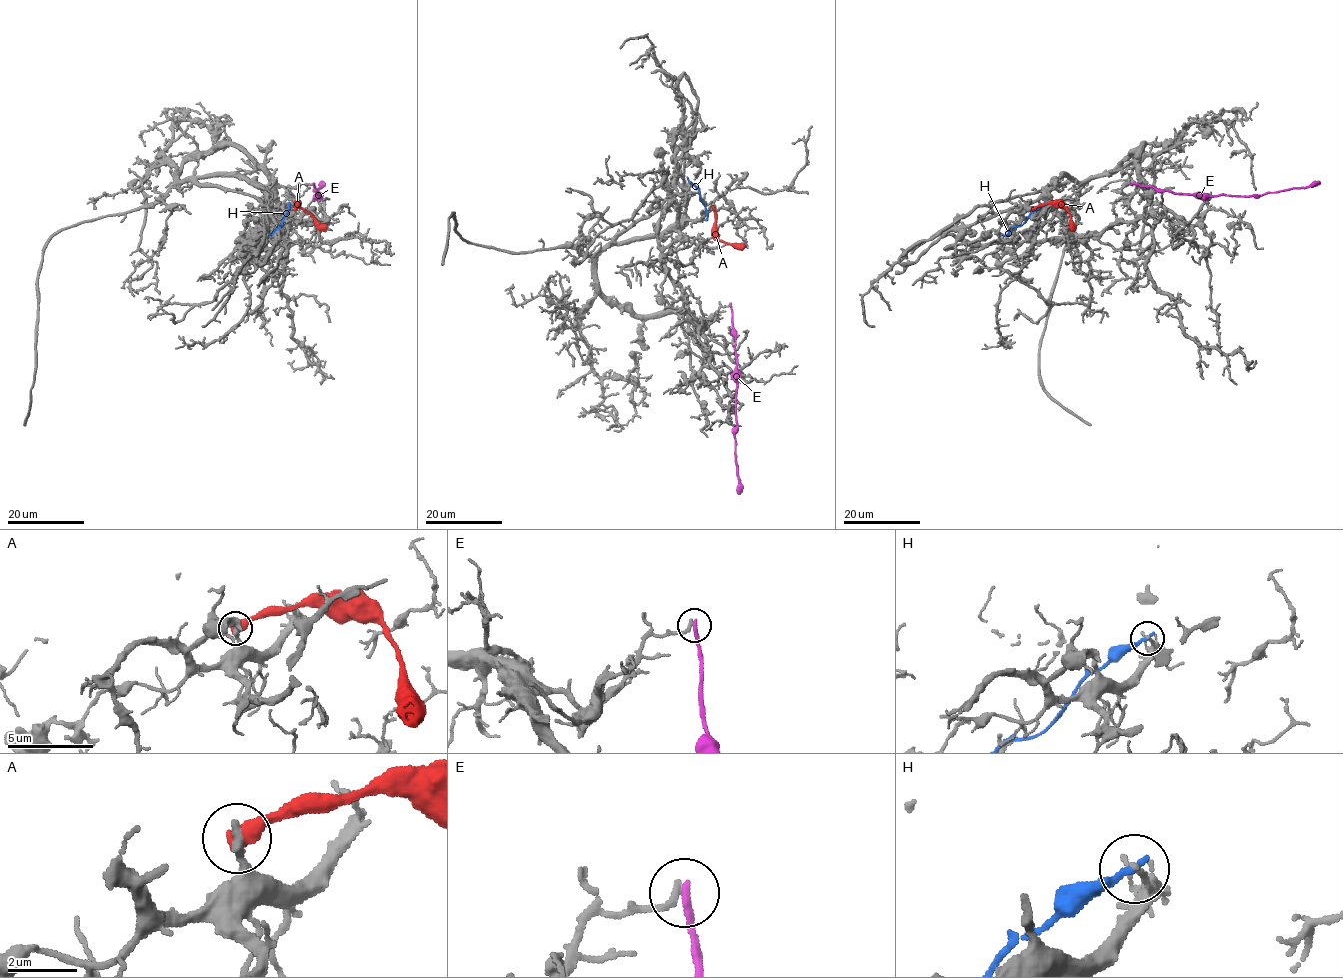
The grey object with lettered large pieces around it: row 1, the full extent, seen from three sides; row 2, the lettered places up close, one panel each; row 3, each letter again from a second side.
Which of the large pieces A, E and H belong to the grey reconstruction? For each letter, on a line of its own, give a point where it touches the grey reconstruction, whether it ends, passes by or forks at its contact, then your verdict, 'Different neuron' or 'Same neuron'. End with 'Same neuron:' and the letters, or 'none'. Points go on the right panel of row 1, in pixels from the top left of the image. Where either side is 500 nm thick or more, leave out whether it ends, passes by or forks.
A: Touches grey at (1033, 209). Different neuron
E: Touches grey at (1130, 184). It ends there. Different neuron
H: Touches grey at (1045, 204). It ends there. Different neuron
Same neuron: none

